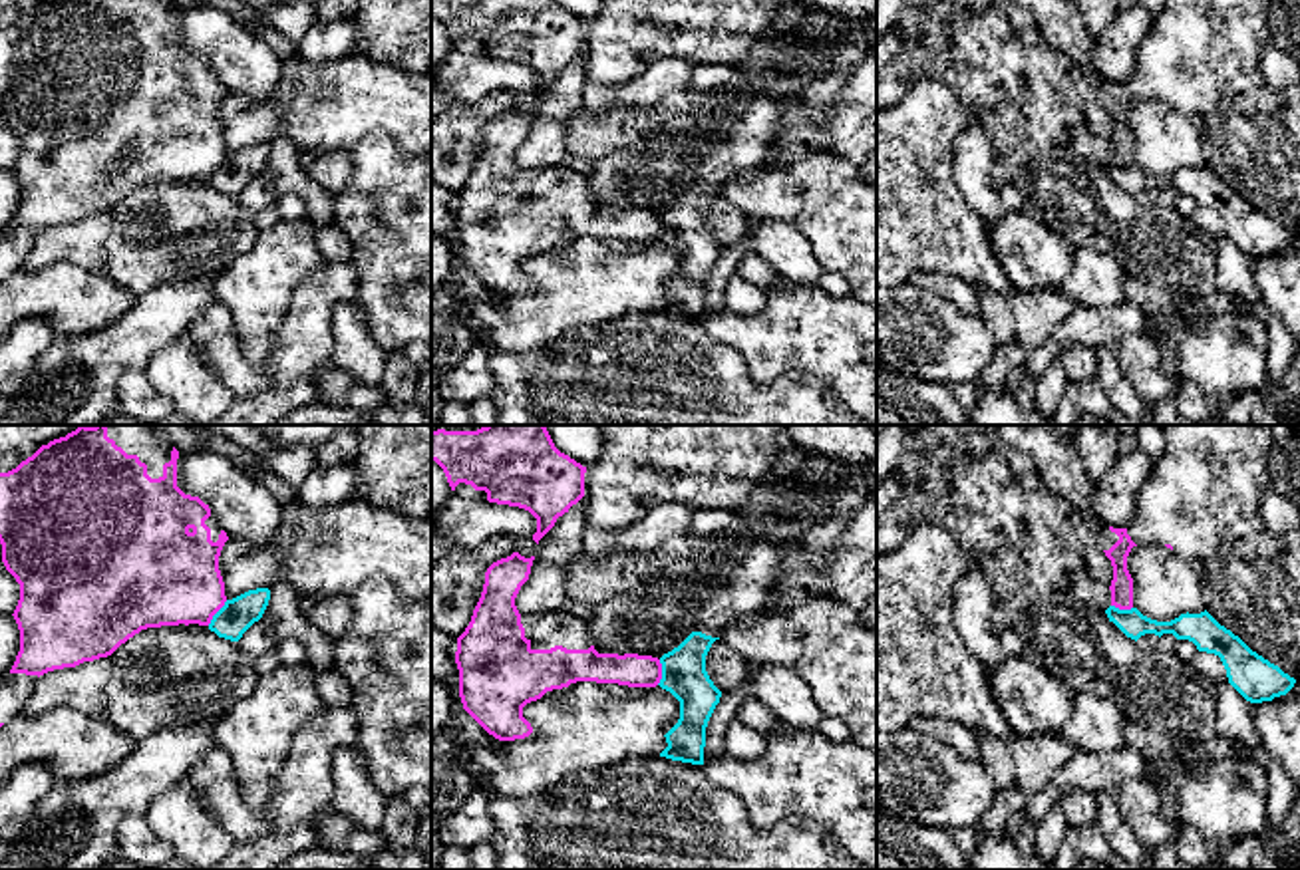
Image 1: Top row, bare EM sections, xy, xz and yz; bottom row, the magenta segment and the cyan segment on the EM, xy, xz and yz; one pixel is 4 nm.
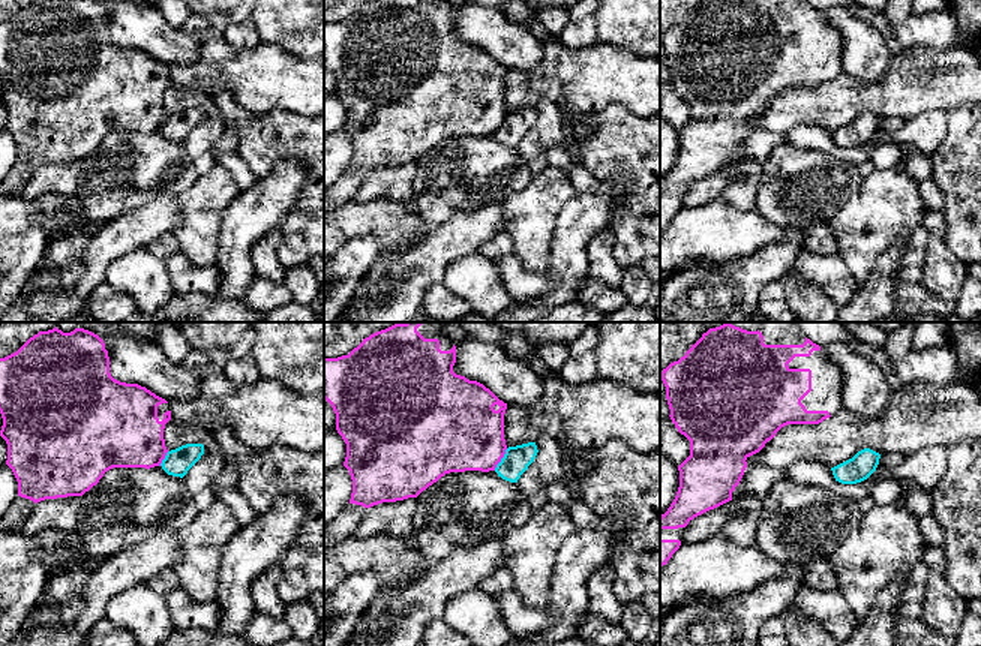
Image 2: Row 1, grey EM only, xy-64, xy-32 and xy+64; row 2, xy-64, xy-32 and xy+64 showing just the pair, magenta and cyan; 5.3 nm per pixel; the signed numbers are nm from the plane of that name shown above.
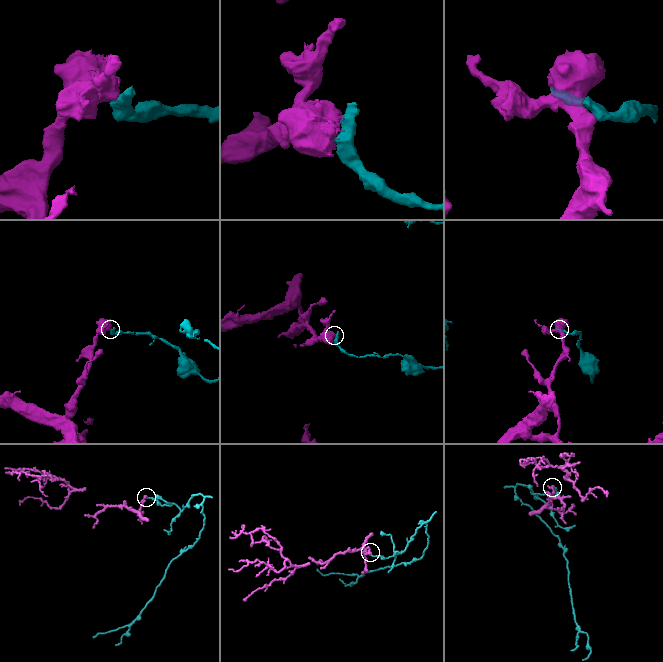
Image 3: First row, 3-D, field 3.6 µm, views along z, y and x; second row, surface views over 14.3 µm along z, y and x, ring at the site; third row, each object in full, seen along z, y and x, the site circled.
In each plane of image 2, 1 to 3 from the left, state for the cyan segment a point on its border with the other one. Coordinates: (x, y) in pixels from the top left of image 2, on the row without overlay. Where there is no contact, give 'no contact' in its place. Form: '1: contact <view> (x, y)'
1: contact xy-64 (164, 122)
2: contact xy-32 (501, 122)
3: no contact

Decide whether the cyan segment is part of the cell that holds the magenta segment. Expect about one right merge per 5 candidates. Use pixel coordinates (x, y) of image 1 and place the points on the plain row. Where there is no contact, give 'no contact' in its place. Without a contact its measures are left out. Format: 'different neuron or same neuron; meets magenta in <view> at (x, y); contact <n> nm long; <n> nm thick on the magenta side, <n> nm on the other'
different neuron; meets magenta in xy at (217, 165); contact 130 nm long; 400 nm thick on the magenta side, 140 nm on the other

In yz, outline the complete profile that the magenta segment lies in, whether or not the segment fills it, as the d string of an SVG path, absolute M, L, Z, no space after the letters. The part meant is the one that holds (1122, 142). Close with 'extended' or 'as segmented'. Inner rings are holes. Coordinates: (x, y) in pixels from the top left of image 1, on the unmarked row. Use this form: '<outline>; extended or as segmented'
M1167 0L1153 16L1149 34L1137 48L1135 68L1127 83L1095 81L1099 103L1111 115L1111 161L1133 163L1133 133L1127 111L1137 99L1175 105L1189 115L1205 117L1222 99L1262 83L1260 56L1272 44L1268 6L1272 0Z; extended

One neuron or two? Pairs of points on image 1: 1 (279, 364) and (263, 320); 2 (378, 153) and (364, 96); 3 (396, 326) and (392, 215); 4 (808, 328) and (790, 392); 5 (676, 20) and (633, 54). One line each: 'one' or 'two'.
1: two
2: two
3: one
4: two
5: one

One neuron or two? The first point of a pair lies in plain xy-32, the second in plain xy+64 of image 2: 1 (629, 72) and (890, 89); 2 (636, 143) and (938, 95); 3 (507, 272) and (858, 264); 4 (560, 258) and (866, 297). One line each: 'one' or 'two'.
1: one
2: two
3: two
4: one

